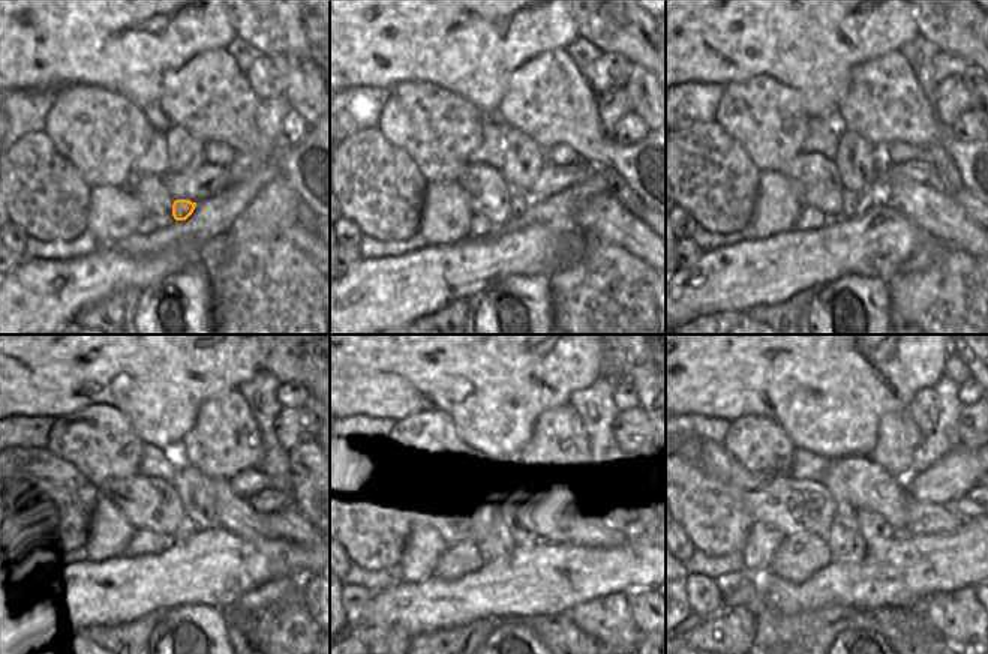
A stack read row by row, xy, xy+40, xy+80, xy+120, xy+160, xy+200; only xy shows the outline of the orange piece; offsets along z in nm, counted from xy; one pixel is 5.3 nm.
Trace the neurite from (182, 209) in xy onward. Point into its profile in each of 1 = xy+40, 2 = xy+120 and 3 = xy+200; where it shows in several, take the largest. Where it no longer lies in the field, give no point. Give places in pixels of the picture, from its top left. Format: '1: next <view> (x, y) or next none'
1: next xy+40 (519, 203)
2: next xy+120 (177, 540)
3: next xy+200 (846, 545)

